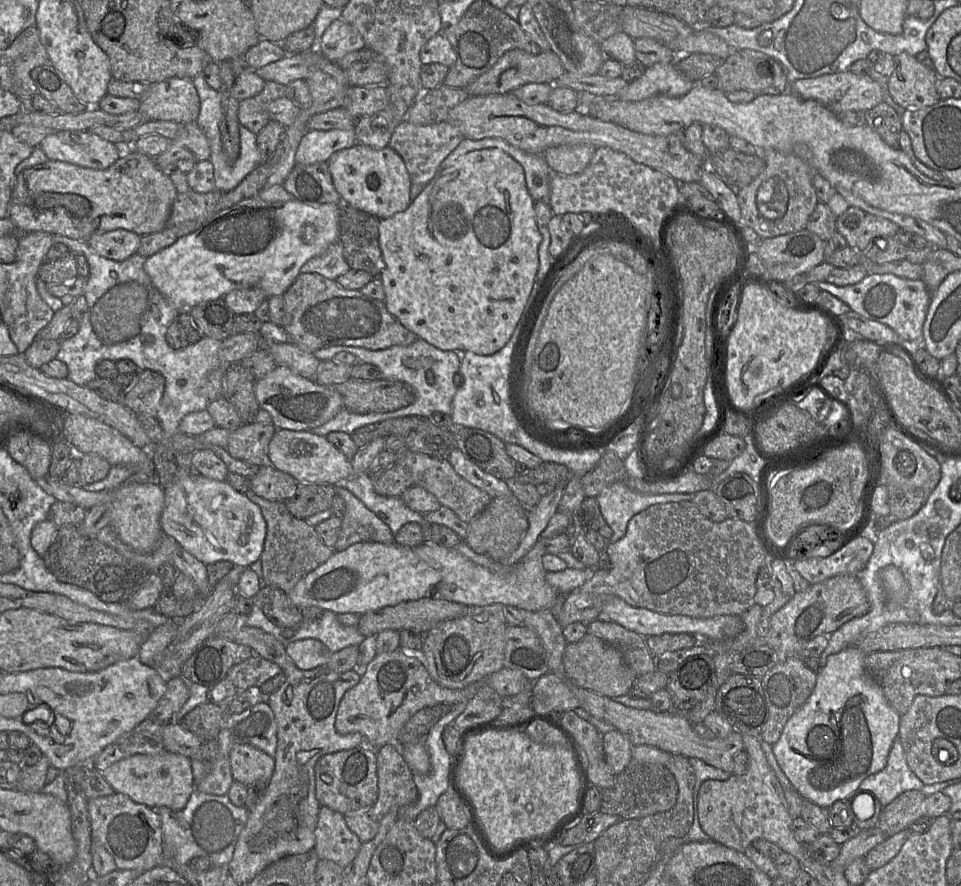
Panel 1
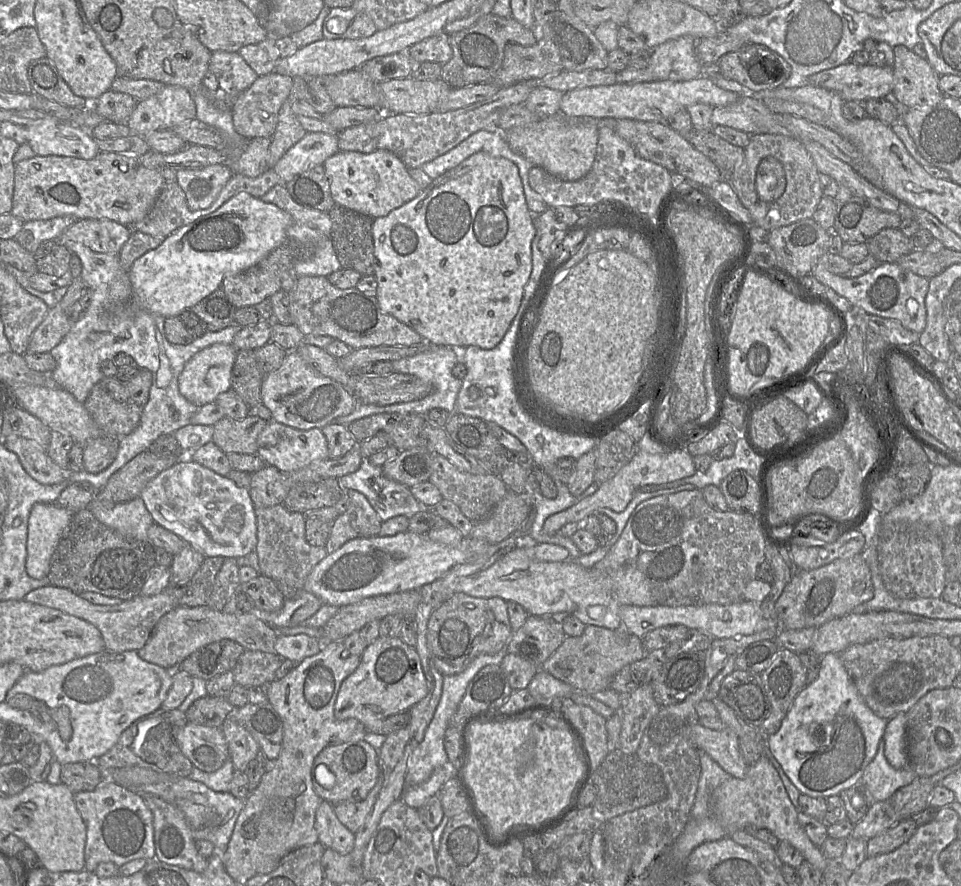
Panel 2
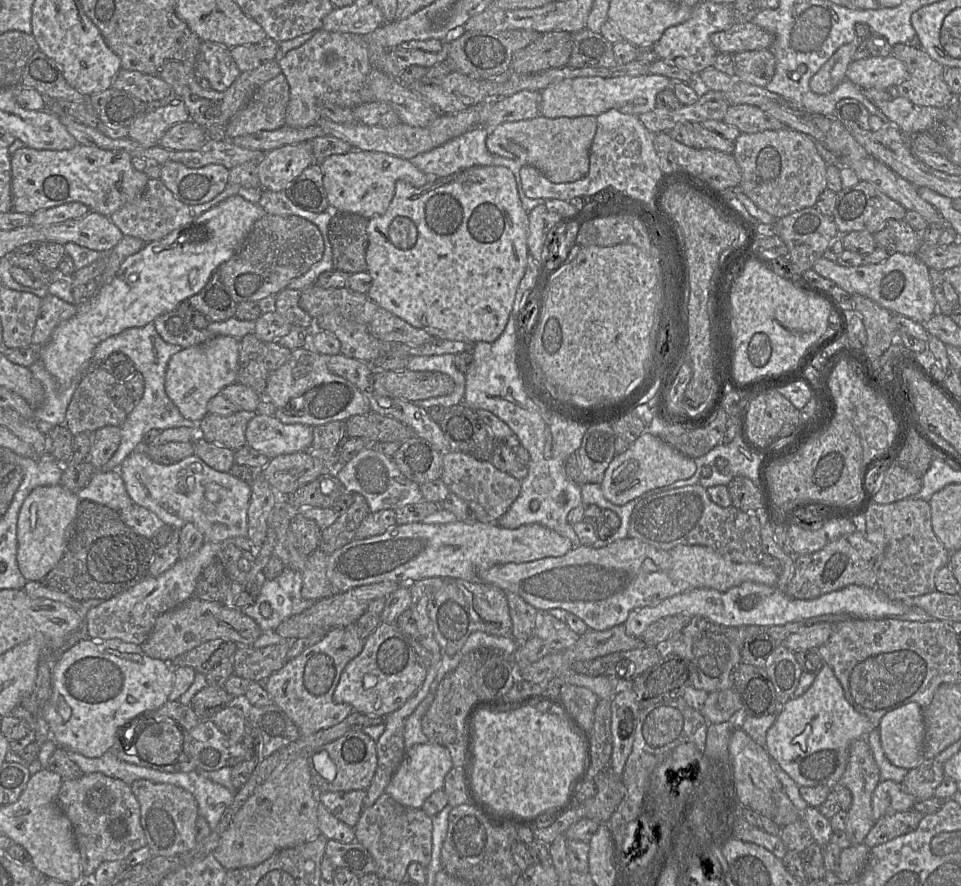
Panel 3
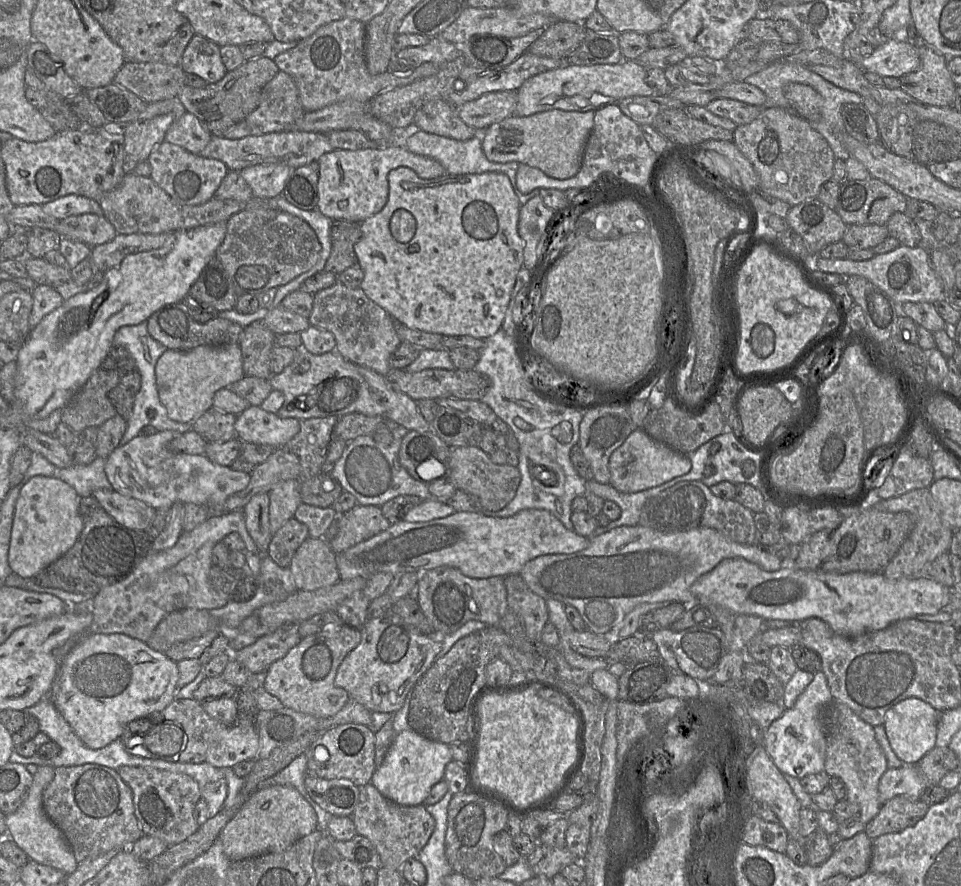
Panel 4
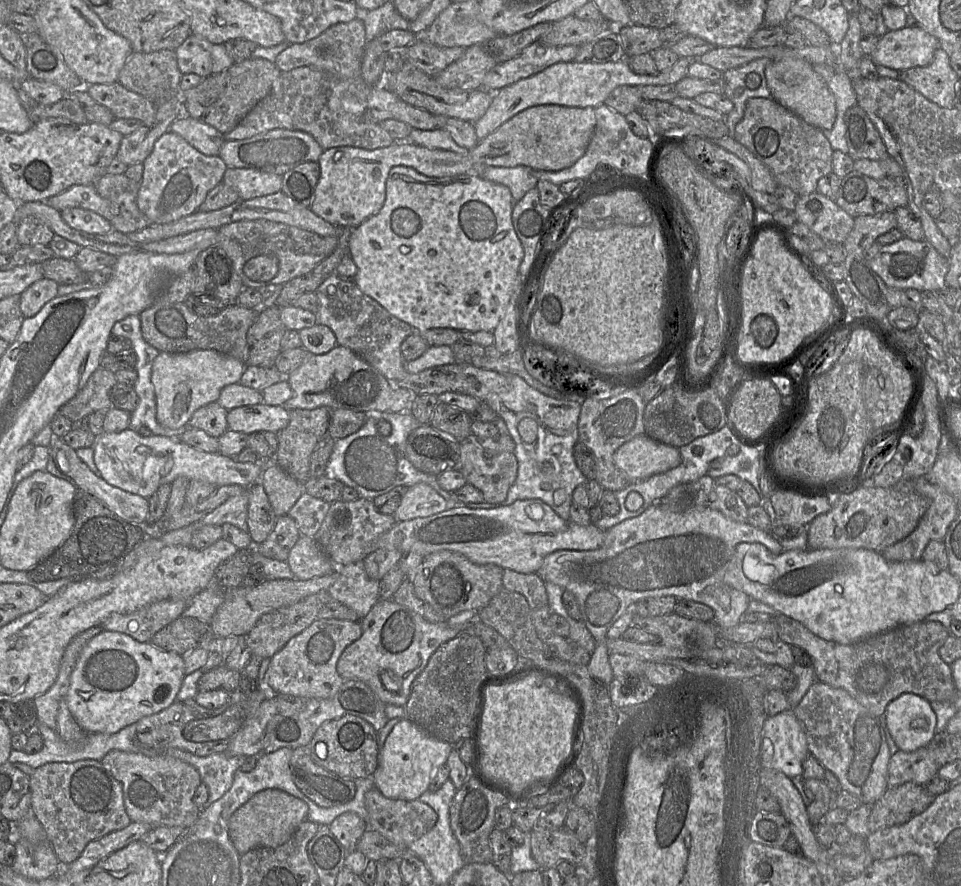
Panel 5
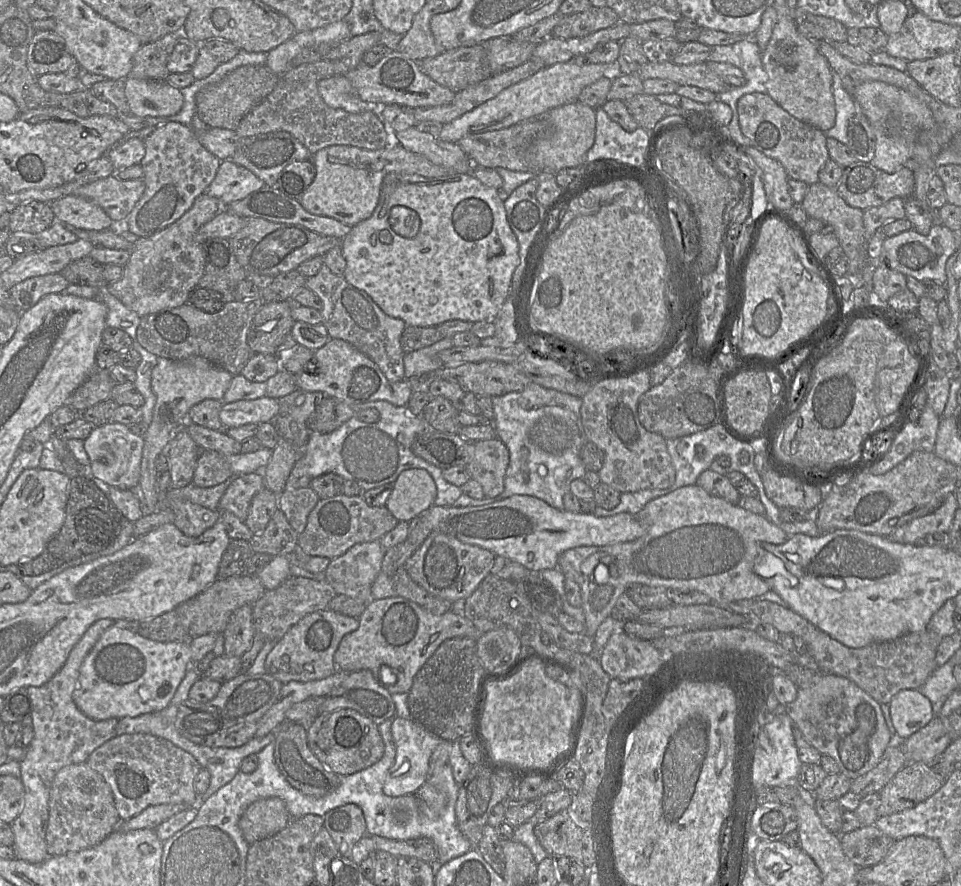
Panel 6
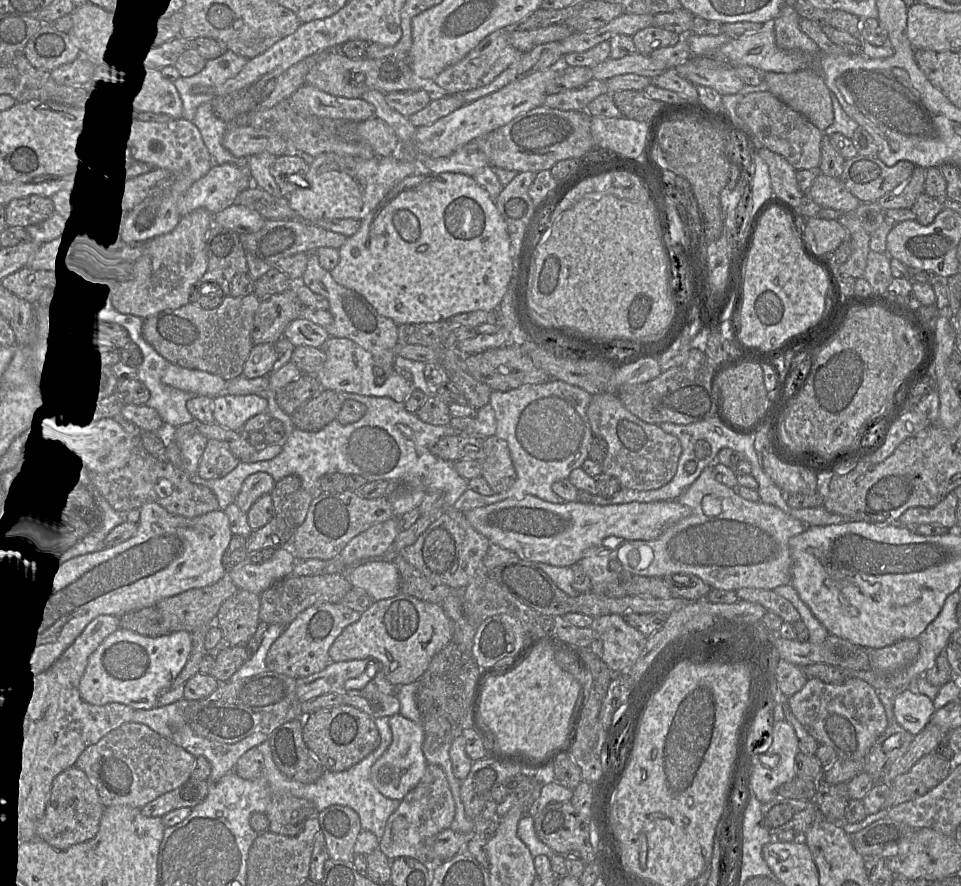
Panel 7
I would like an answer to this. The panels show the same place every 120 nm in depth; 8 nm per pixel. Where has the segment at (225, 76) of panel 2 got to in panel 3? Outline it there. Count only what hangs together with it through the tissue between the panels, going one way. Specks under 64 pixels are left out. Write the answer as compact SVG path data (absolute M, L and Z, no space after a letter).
M202 41L196 62L196 75L210 82L211 88L222 92L227 90L242 73L230 53L231 48Z

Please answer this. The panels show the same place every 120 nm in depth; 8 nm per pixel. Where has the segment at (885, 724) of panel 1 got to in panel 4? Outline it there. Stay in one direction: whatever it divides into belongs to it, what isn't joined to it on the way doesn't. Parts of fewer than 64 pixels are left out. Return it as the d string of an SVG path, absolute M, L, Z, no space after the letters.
M818 671L811 683L798 696L794 706L786 709L780 718L762 731L762 745L783 774L802 779L824 770L826 756L824 710L832 700L827 678L822 671Z

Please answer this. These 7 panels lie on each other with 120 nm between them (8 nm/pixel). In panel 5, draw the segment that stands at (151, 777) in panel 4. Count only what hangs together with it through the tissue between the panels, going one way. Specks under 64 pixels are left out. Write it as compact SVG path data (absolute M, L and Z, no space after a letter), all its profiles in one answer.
M120 750L108 752L100 762L121 783L125 810L132 822L187 829L198 819L201 809L193 803L192 797L202 781L190 764L171 756L148 757Z

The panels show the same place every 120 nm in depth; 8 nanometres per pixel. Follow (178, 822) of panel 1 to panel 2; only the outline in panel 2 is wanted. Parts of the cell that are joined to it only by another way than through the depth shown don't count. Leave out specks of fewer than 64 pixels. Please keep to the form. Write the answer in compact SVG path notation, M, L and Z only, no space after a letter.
M174 777L171 780L141 785L134 791L154 794L177 806L183 813L194 840L208 840L221 852L226 850L237 818L244 807L244 800L230 792L216 792L189 777Z

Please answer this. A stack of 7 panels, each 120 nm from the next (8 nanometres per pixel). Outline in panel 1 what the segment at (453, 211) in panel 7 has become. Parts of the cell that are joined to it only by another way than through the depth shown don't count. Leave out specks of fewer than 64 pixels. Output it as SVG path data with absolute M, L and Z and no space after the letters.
M498 148L470 151L459 157L450 167L440 169L405 211L396 213L387 219L380 219L379 246L385 268L378 278L384 288L384 303L388 312L406 329L416 334L418 339L422 339L440 350L458 353L471 351L478 355L491 355L499 351L511 338L523 313L539 267L538 249L542 237L537 228L534 204L535 201L527 189L523 167Z

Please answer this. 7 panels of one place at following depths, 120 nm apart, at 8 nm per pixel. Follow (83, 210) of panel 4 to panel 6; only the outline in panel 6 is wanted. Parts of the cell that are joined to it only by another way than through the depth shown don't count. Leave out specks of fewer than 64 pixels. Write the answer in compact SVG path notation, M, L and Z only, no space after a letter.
M113 174L81 186L73 194L94 202L114 224L123 225L144 191L144 179L120 180Z

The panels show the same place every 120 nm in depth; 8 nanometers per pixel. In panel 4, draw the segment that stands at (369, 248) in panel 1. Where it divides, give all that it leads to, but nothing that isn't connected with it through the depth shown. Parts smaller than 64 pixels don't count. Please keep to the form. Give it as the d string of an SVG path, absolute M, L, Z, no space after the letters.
M334 220L330 237L332 250L323 271L339 275L349 267L358 265L354 246L362 237L361 224L348 220Z

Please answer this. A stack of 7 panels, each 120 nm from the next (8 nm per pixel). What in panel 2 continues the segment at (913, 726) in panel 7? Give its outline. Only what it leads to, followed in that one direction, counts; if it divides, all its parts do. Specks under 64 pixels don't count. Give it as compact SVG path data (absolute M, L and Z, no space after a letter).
M898 713L888 720L883 735L884 753L888 763L896 769L909 766L906 734L906 713Z

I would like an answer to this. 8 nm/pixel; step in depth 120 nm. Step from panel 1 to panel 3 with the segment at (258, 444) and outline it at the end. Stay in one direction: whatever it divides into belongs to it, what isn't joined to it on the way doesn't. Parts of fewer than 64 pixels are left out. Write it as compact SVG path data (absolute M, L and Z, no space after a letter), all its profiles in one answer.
M237 411L228 416L207 414L198 424L198 437L237 451L247 445L245 431L255 412Z

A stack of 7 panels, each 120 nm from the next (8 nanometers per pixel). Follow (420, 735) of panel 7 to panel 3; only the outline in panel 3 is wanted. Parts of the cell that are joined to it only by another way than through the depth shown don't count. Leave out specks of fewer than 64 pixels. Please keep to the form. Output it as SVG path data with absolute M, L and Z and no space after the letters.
M431 742L416 745L406 750L400 766L386 787L386 794L404 807L421 809L432 793L443 789L445 776L452 768L450 753L445 746Z

